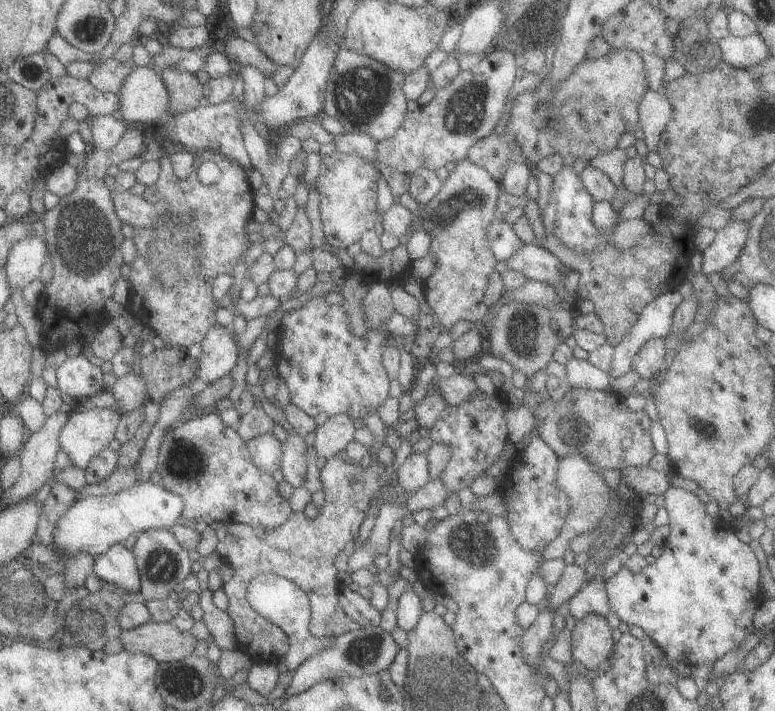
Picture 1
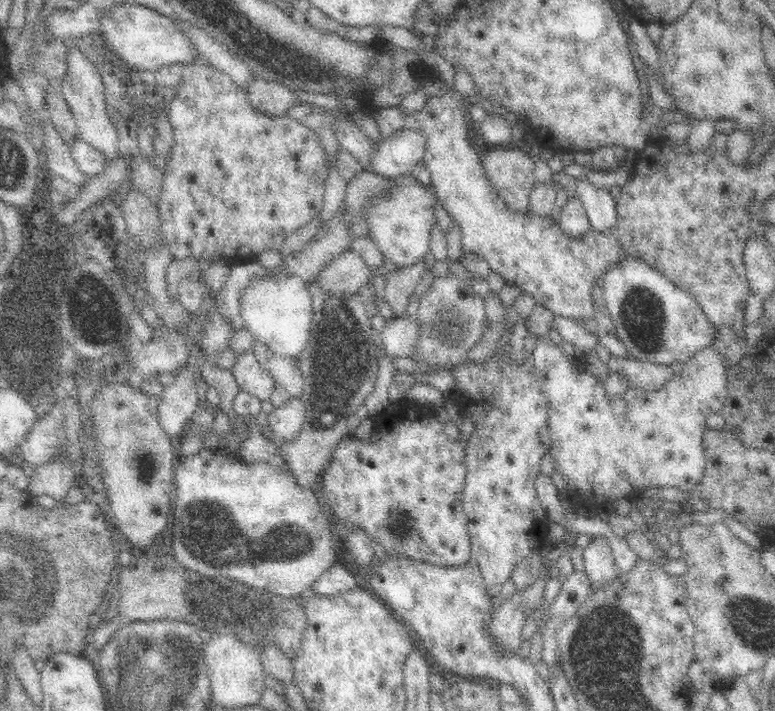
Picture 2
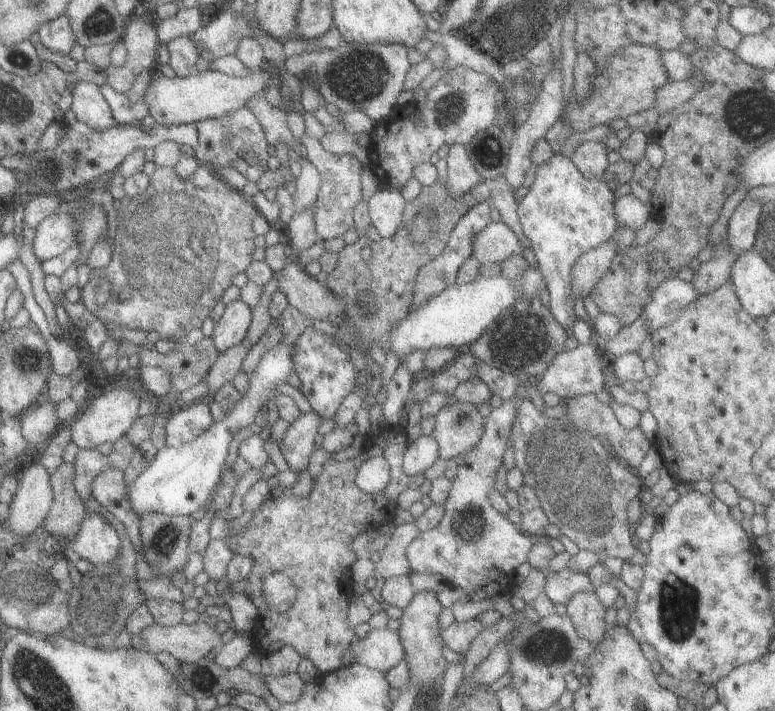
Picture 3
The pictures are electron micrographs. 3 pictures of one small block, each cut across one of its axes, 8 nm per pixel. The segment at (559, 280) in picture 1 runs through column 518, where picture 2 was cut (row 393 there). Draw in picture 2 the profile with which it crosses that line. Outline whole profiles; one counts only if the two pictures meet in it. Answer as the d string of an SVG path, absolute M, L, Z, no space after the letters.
M242 353L231 372L239 391L254 396L260 403L269 401L276 386L275 380L264 370L254 353Z

